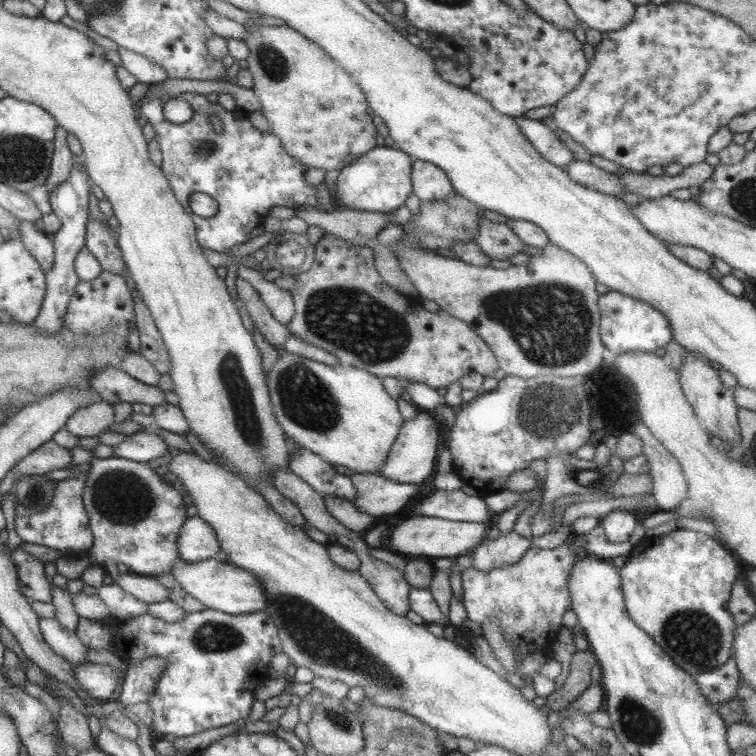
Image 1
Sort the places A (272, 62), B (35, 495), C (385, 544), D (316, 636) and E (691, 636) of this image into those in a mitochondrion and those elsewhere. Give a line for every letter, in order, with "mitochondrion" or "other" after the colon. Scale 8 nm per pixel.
A: mitochondrion
B: mitochondrion
C: other
D: mitochondrion
E: mitochondrion

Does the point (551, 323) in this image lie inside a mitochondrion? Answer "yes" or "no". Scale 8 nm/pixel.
yes

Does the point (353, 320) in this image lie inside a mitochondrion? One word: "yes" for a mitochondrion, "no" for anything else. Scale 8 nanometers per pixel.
yes

